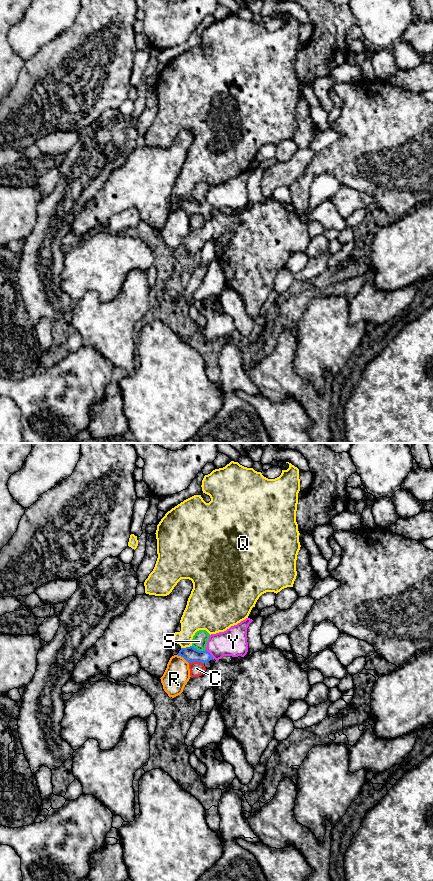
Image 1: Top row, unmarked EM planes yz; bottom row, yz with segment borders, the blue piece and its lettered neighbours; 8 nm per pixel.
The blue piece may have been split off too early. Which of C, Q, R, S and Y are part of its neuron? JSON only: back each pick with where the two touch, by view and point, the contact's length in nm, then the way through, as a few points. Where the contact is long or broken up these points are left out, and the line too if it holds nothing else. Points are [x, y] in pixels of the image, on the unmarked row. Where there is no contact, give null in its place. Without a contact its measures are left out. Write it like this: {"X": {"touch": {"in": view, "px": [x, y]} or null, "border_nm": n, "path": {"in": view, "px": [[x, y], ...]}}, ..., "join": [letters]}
{"Y": {"touch": {"in": "yz", "px": [210, 206]}, "border_nm": 100, "path": {"in": "yz", "px": [[190, 206], [210, 206], [220, 196], [233, 194]]}}, "join": ["Y"]}

